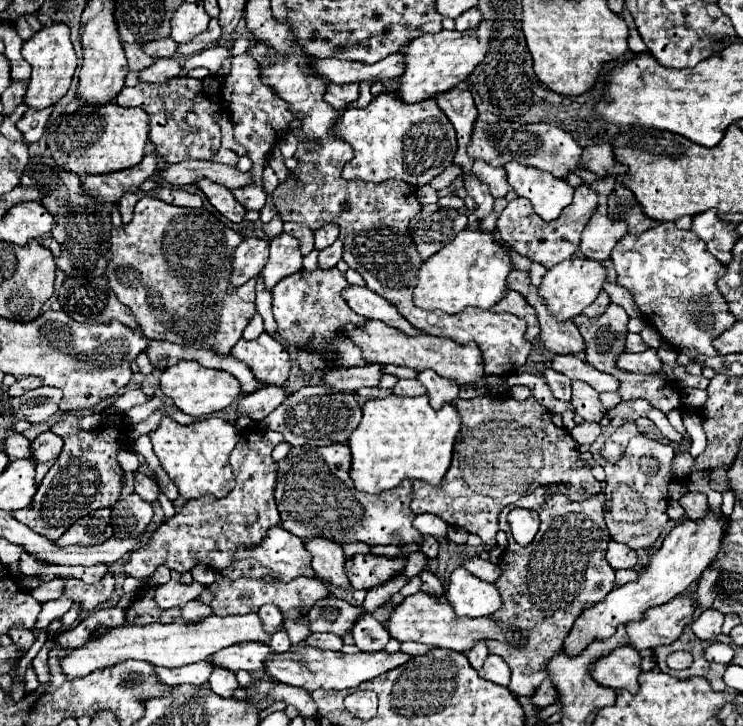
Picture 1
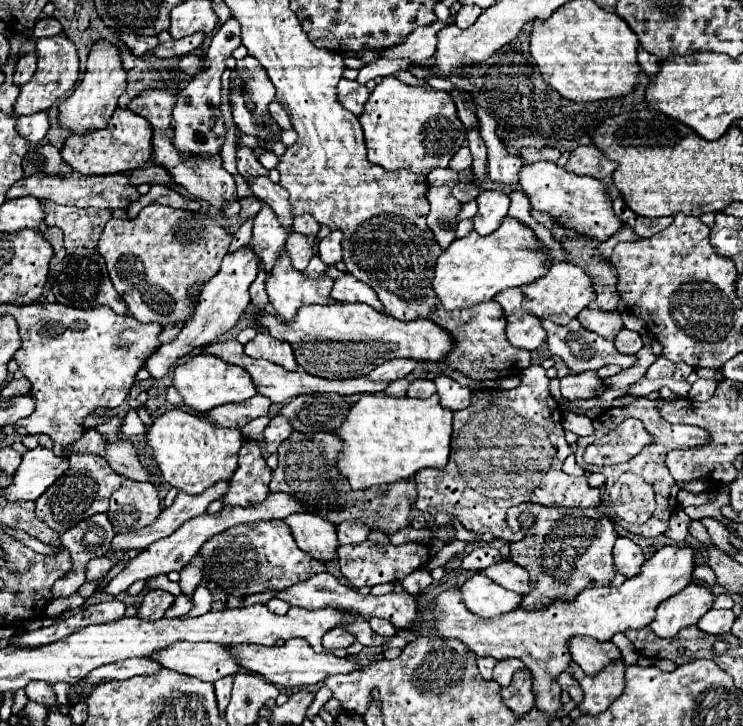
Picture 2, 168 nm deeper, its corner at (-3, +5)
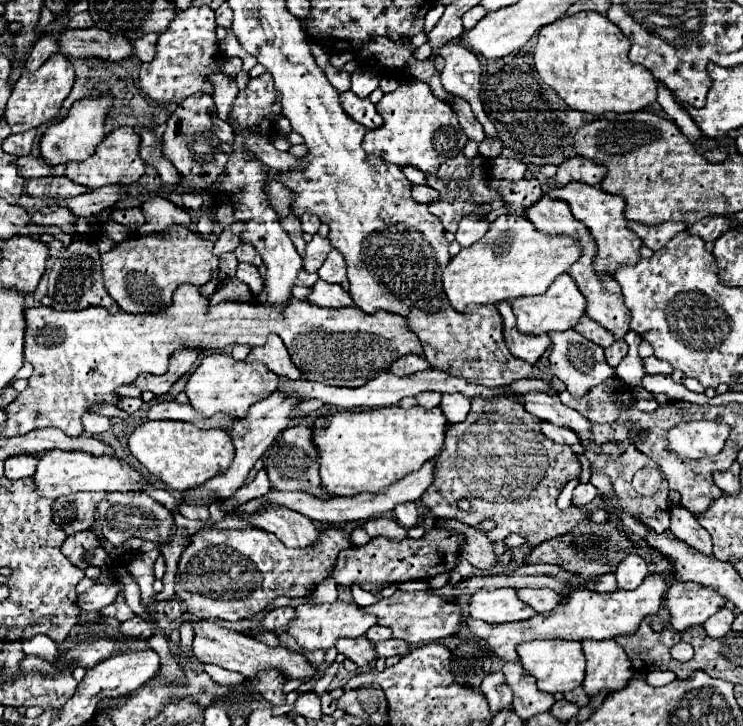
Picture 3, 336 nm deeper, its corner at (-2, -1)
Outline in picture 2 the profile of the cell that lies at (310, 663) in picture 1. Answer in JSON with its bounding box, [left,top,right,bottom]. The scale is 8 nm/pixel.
[229,638,357,688]

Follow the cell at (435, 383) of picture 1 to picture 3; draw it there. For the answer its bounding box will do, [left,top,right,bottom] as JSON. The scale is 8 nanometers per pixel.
[440,394,470,422]

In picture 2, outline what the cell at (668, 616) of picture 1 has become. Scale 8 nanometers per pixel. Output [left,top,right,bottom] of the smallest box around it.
[649,582,715,638]

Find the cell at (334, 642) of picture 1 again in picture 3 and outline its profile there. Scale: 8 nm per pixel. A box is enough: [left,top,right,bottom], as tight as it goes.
[334,636,376,666]

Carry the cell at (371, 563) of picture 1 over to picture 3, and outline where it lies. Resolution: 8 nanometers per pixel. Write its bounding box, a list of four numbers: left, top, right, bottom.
[332,528,462,592]

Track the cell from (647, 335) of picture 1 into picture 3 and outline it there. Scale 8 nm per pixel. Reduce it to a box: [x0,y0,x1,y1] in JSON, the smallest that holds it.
[642,356,674,374]

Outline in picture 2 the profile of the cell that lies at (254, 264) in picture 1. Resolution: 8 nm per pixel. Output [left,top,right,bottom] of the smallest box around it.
[145,248,259,378]

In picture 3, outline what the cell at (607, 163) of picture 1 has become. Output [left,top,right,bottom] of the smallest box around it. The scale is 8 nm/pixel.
[554,156,608,186]

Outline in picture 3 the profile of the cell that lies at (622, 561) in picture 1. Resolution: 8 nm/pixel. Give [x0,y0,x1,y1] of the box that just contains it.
[616,554,648,590]

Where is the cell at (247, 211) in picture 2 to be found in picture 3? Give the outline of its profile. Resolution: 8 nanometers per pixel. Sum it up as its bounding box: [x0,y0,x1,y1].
[214,222,244,256]

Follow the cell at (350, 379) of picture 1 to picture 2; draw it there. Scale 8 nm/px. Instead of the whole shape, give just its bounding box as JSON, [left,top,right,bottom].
[369,358,417,382]

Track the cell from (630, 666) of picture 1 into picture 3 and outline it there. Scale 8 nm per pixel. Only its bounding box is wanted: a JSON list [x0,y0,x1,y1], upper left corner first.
[518,640,586,694]

